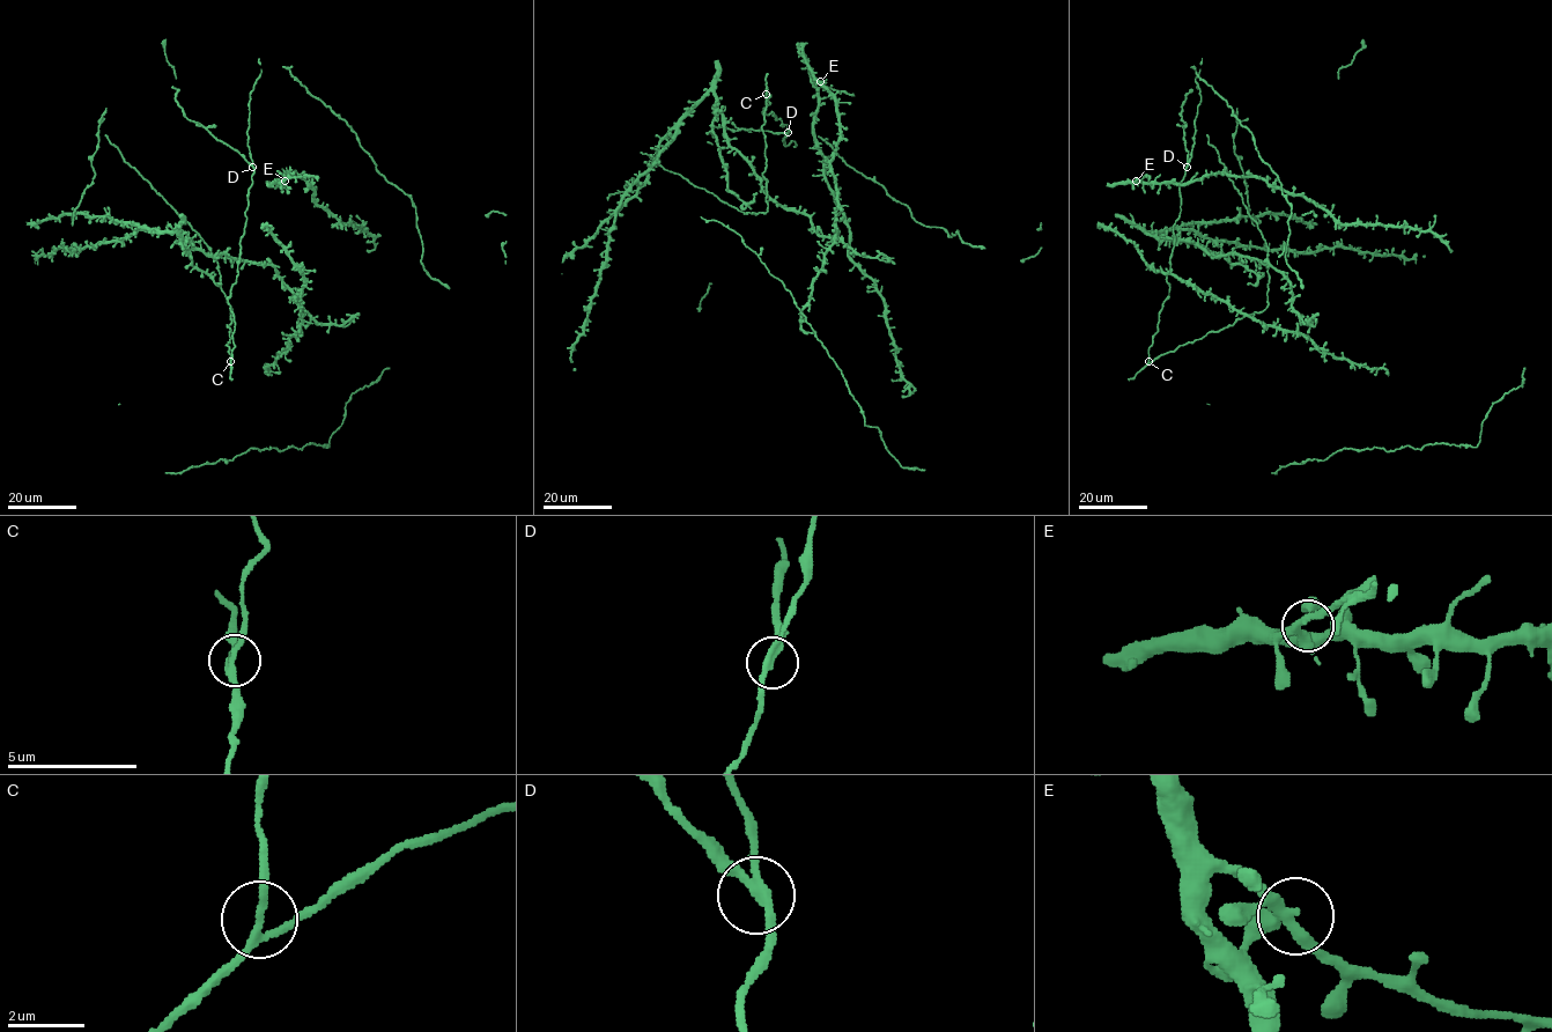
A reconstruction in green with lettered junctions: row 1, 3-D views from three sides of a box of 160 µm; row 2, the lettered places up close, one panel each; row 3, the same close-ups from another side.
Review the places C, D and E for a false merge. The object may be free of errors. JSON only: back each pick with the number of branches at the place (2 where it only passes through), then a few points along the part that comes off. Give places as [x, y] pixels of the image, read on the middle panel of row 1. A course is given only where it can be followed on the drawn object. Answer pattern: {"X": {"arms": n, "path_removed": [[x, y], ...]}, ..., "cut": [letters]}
{"D": {"arms": 3}, "cut": ["D"]}

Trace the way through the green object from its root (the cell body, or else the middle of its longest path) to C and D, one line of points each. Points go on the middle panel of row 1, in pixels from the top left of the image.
C: (767, 196), (762, 131), (766, 94)
D: (767, 196), (762, 131), (766, 94), (770, 103), (762, 111), (767, 115), (773, 111), (789, 132)

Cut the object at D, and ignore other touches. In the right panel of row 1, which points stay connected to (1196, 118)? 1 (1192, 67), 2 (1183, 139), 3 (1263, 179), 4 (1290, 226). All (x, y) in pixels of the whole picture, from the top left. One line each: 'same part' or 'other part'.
1: other part
2: other part
3: same part
4: other part

